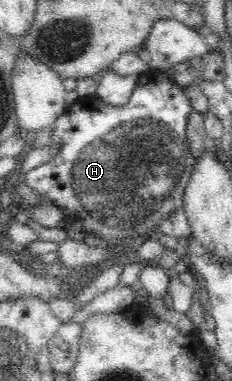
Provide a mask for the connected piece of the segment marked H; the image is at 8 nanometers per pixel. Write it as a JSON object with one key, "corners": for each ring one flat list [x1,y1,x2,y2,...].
{"corners":[[150,69,138,77,129,100,123,106,107,104,95,94,79,97,73,104,66,106,66,110,60,113,55,119,49,143,49,147,55,149,55,156,51,160,35,166,33,170,24,173,24,181,35,192,39,192,49,202,59,207,63,211,66,221,68,219,79,221,85,234,93,235,99,242,104,243,105,247,119,246,119,243,129,245,131,242,134,242,139,244,142,241,146,241,149,237,153,237,155,233,158,233,161,222,165,222,165,218,168,218,171,213,174,213,175,210,181,208,183,205,183,190,185,190,185,186,187,186,187,182,191,178,193,166,195,166,195,157,191,152,189,141,185,137,185,120,187,120,187,114,191,111,189,100,185,97,182,87,176,85,163,71,157,71,156,69]]}

